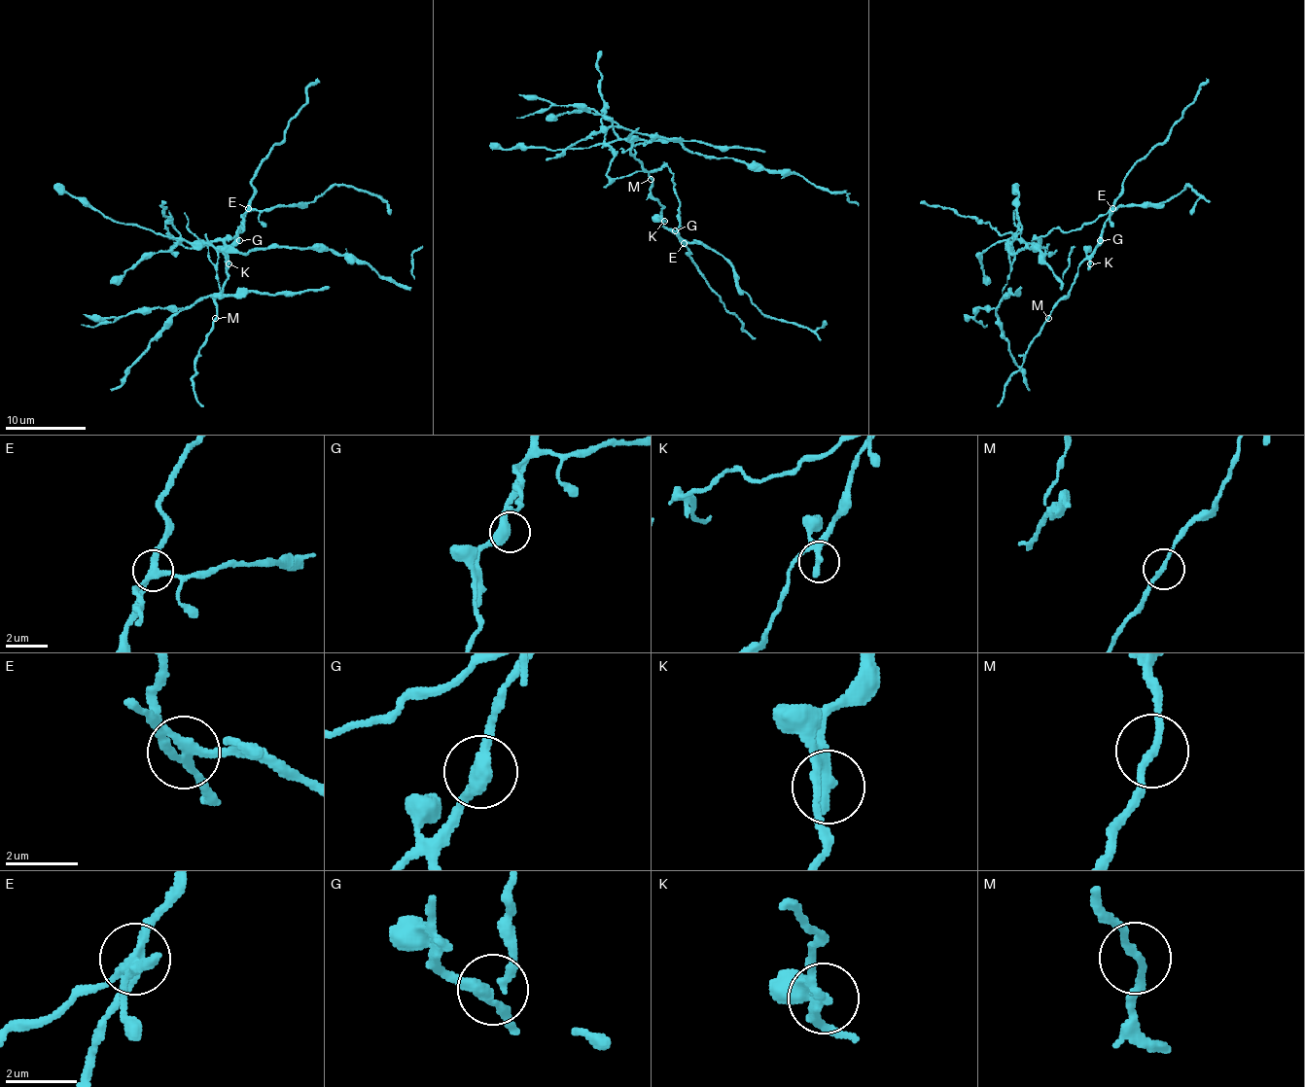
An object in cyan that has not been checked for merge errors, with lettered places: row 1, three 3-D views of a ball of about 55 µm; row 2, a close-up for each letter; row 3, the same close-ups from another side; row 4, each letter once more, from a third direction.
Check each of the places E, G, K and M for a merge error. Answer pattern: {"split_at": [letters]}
{"split_at": ["E", "M"]}

